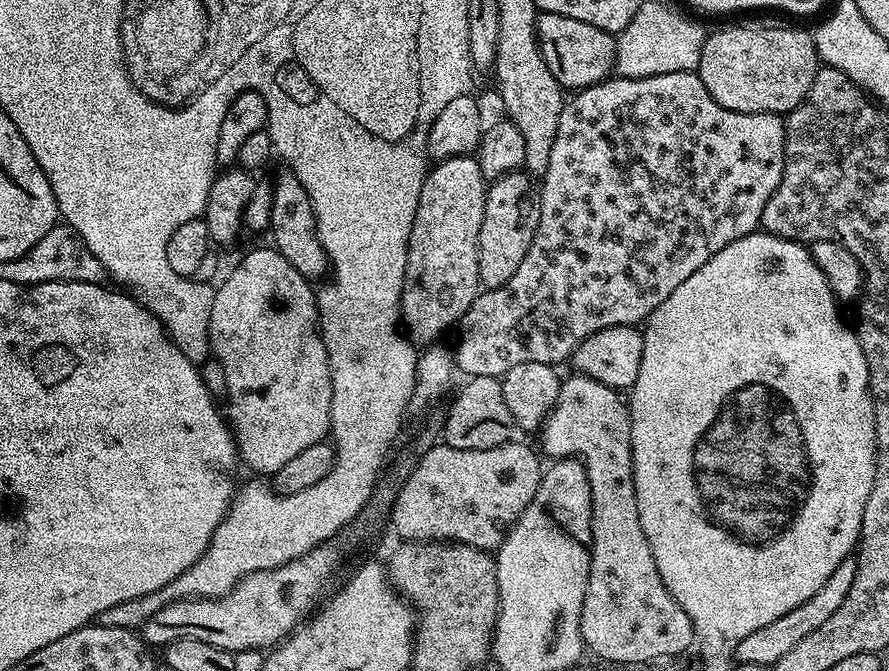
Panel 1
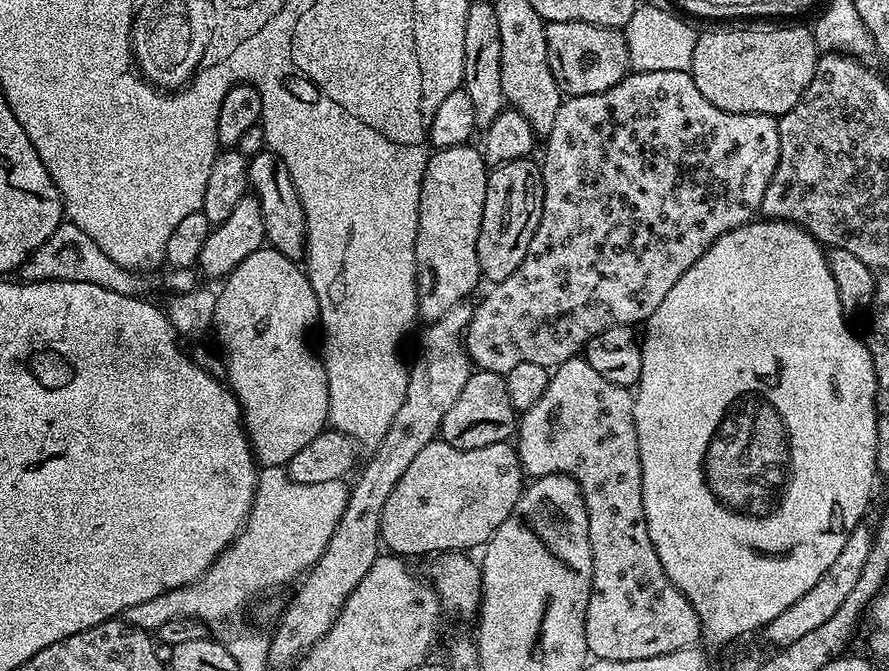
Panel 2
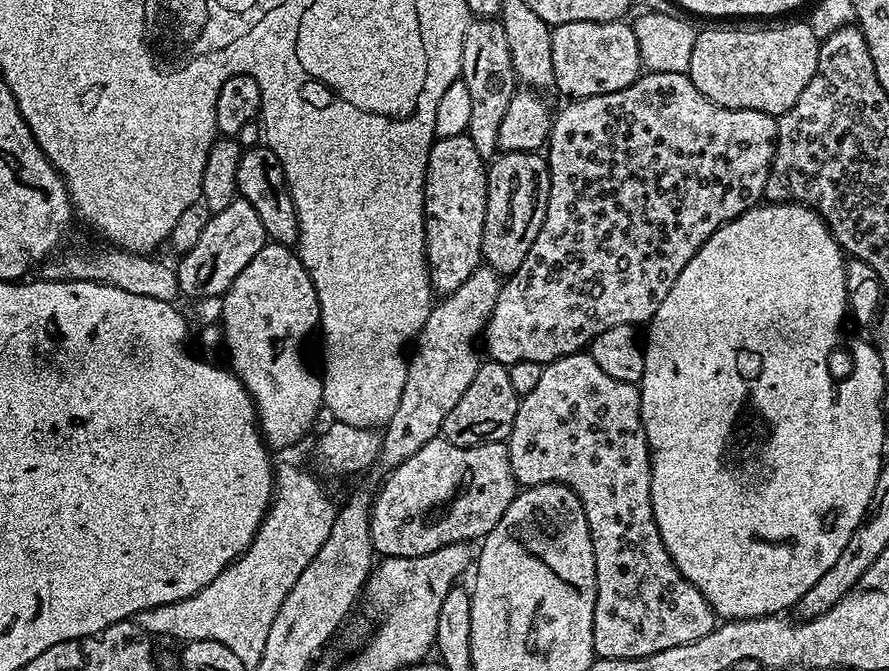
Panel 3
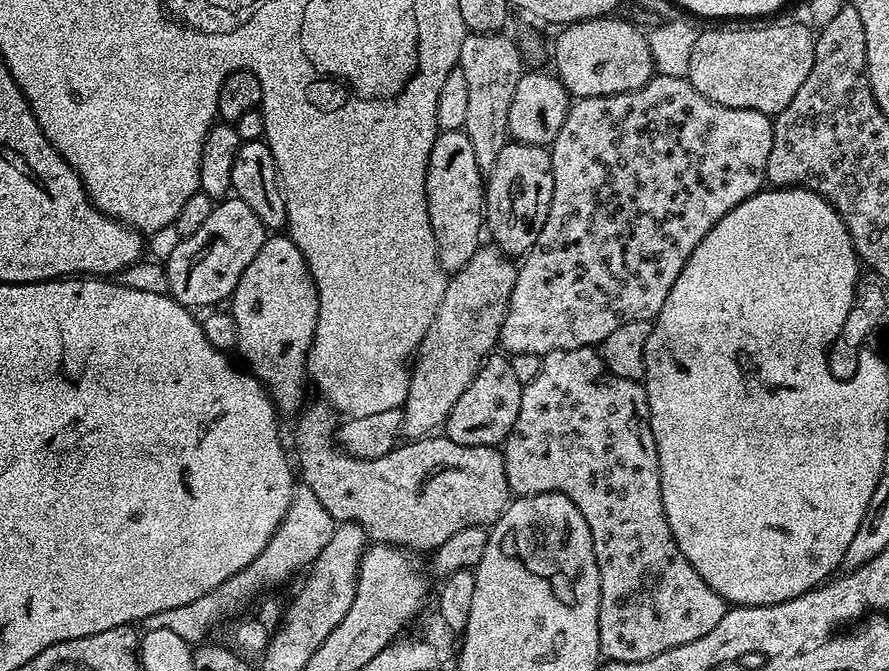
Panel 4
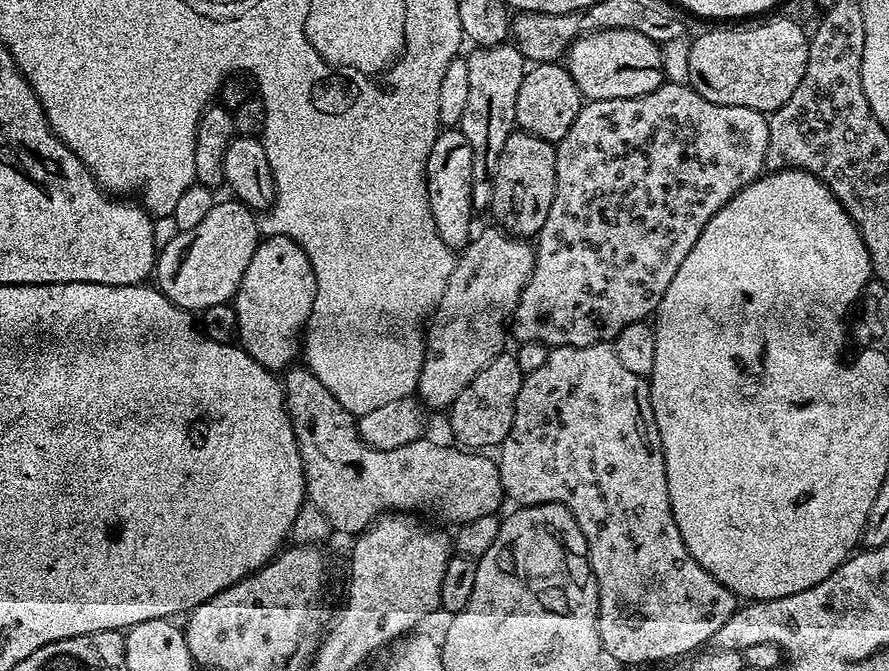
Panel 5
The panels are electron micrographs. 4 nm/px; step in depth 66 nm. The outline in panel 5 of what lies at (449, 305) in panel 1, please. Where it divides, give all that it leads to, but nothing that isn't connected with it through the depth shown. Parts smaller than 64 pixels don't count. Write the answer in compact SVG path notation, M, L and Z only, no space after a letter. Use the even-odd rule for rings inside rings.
M459 130L441 131L440 137L430 150L430 158L426 166L428 193L430 194L430 210L434 214L434 226L438 226L438 234L446 246L453 250L463 249L473 235L472 215L472 151L470 142L466 142L466 134Z

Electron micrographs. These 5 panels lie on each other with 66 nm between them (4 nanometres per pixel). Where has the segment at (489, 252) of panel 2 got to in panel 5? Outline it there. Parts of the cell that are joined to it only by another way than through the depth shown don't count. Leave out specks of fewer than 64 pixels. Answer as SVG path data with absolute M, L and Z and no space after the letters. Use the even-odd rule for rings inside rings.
M514 130L506 138L506 146L502 146L502 154L498 154L498 162L494 166L494 194L490 215L495 223L512 236L521 238L535 237L542 230L542 222L546 222L546 214L550 214L550 202L554 202L556 189L556 150L553 141L543 140L529 132Z

